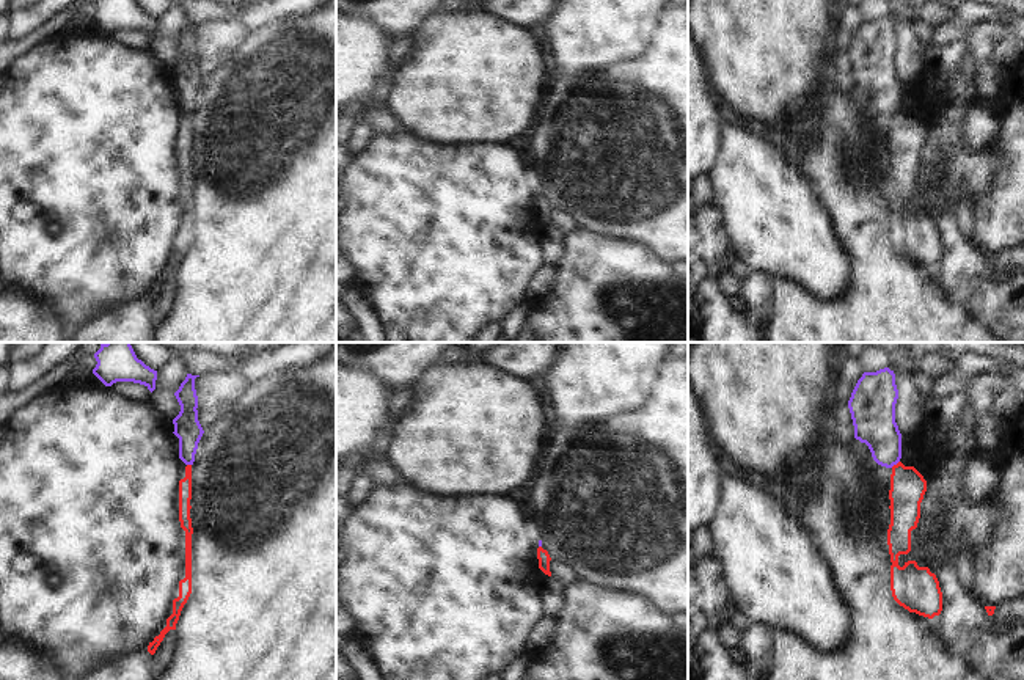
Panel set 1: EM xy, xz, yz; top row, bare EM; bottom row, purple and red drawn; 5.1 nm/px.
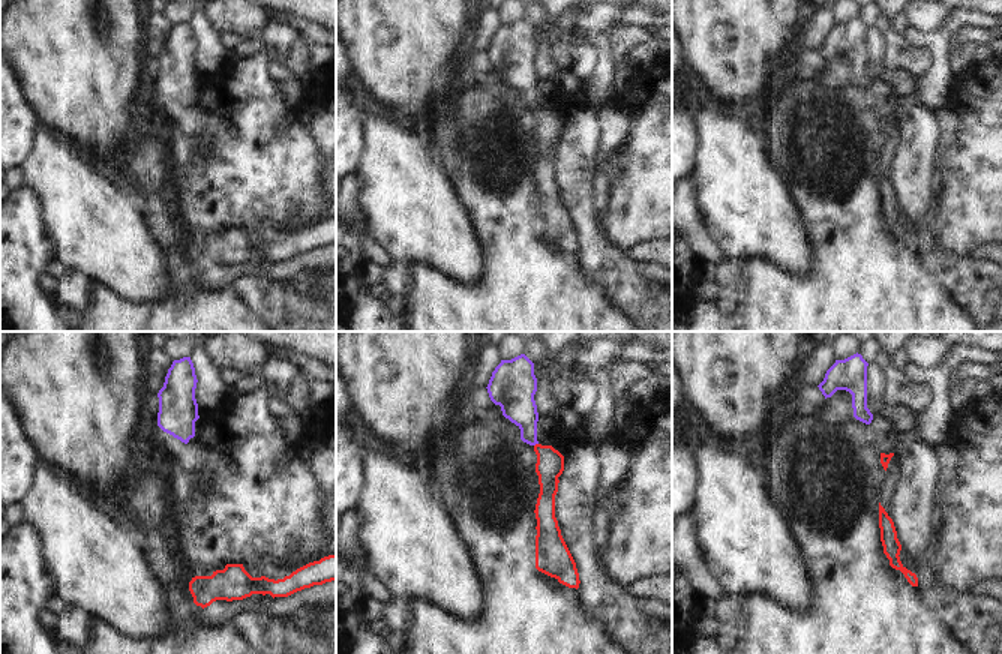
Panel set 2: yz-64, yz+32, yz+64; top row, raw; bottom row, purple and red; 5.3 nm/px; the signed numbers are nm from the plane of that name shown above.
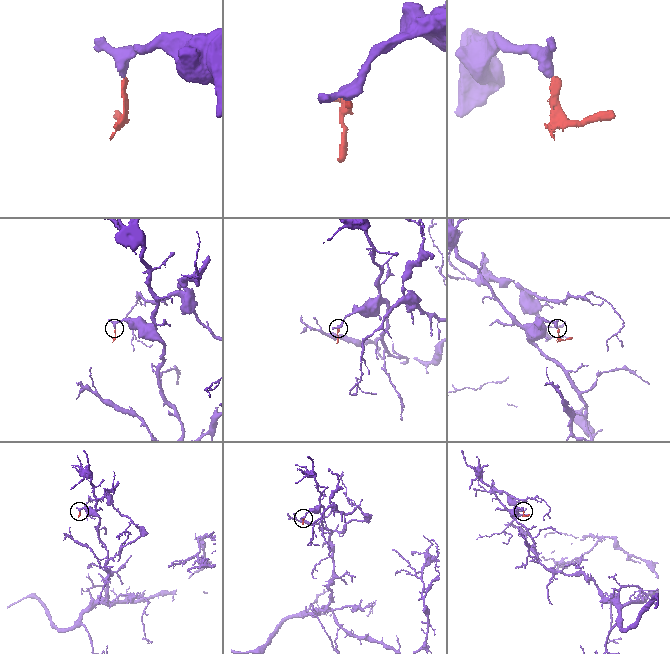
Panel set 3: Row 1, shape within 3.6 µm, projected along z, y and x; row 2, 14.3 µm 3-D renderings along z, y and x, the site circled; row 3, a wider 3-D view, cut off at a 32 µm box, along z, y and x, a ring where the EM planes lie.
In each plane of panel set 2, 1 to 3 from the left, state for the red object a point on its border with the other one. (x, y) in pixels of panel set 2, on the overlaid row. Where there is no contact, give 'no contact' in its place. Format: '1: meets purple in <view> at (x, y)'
1: no contact
2: meets purple in yz+32 at (536, 443)
3: no contact

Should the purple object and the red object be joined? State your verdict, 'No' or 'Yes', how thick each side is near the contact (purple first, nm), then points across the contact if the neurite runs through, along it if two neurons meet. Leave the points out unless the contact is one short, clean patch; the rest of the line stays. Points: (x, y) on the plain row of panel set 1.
No. Thickness 220 nm (purple) against 180 nm. Boundary: yz (899, 109), (891, 115).

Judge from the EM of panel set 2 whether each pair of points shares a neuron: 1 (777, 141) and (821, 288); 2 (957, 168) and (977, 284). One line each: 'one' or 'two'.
1: one
2: two

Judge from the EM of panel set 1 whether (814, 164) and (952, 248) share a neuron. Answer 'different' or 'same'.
different

